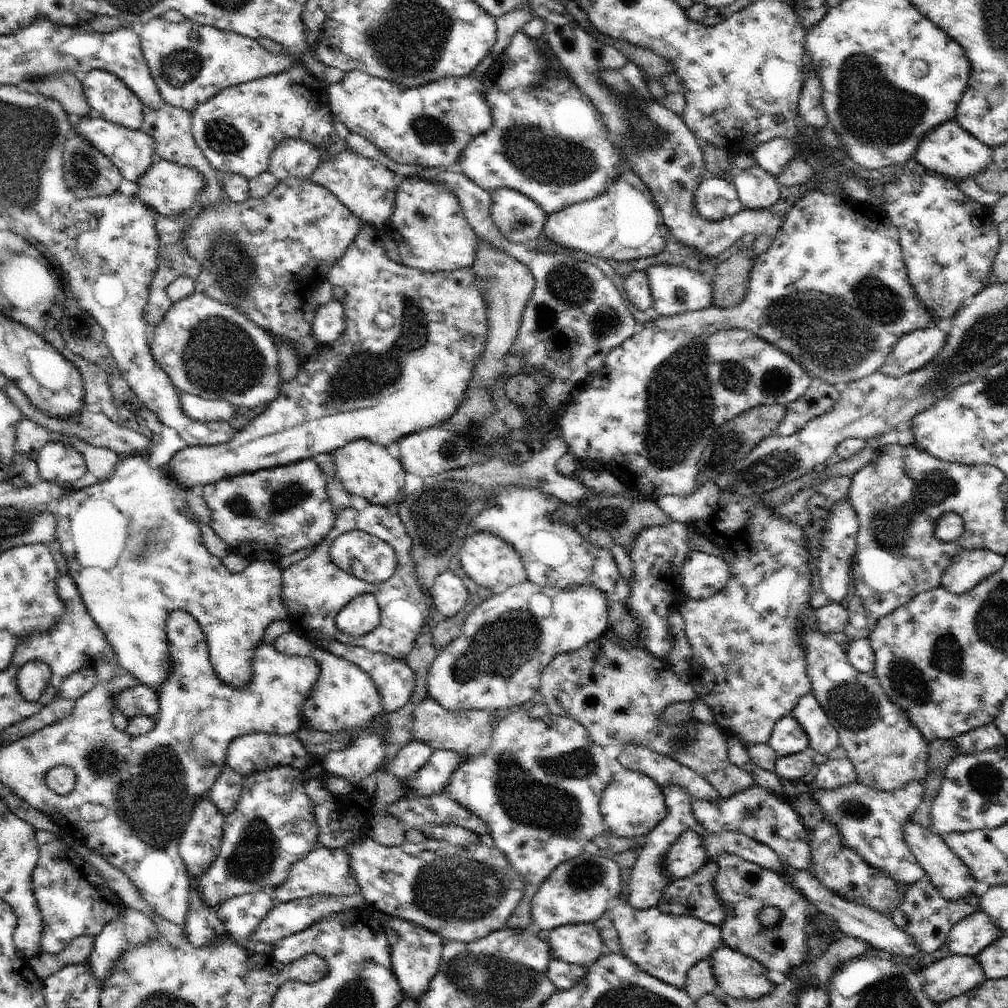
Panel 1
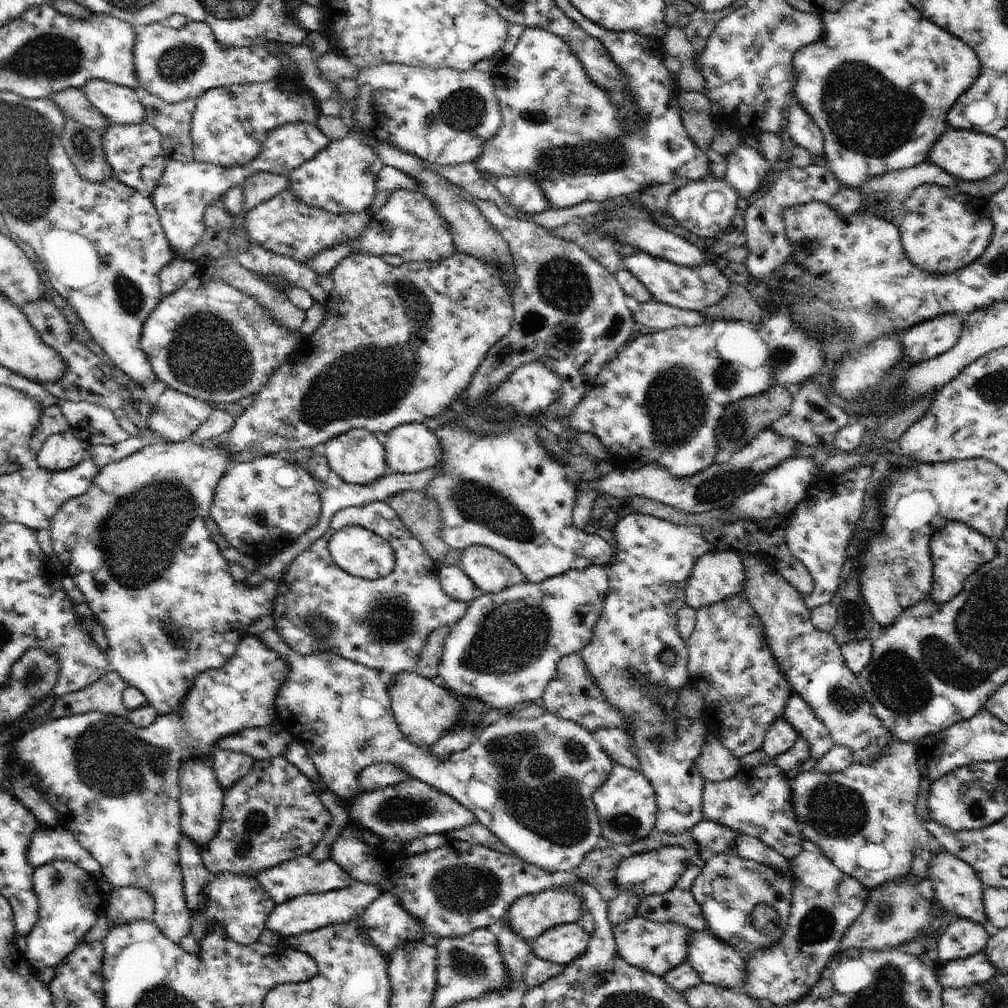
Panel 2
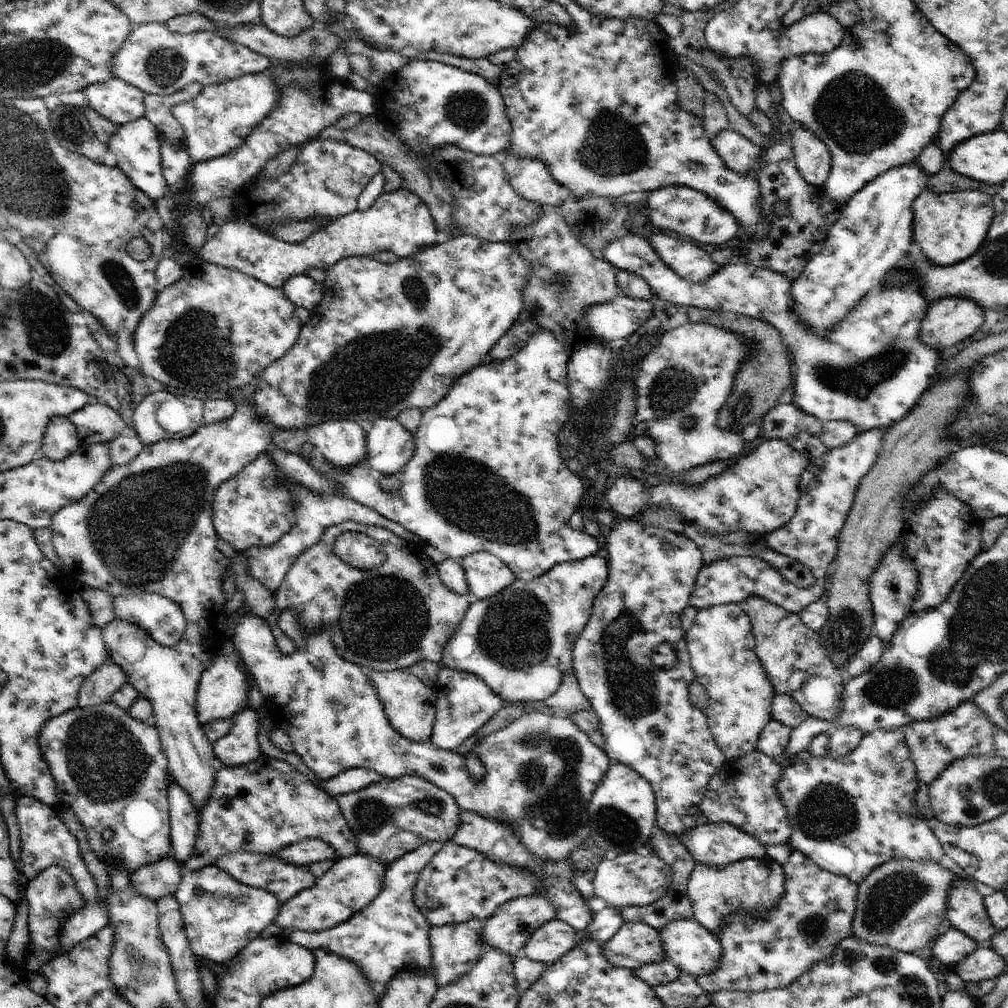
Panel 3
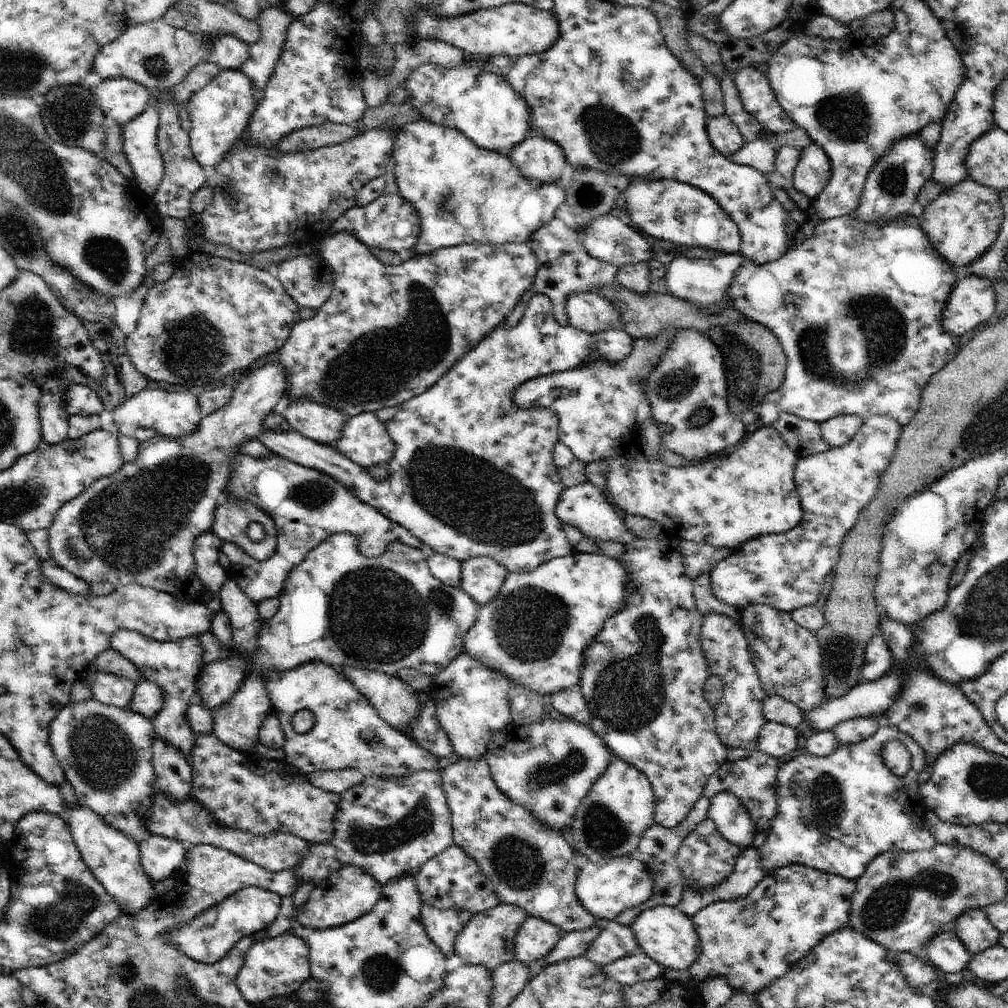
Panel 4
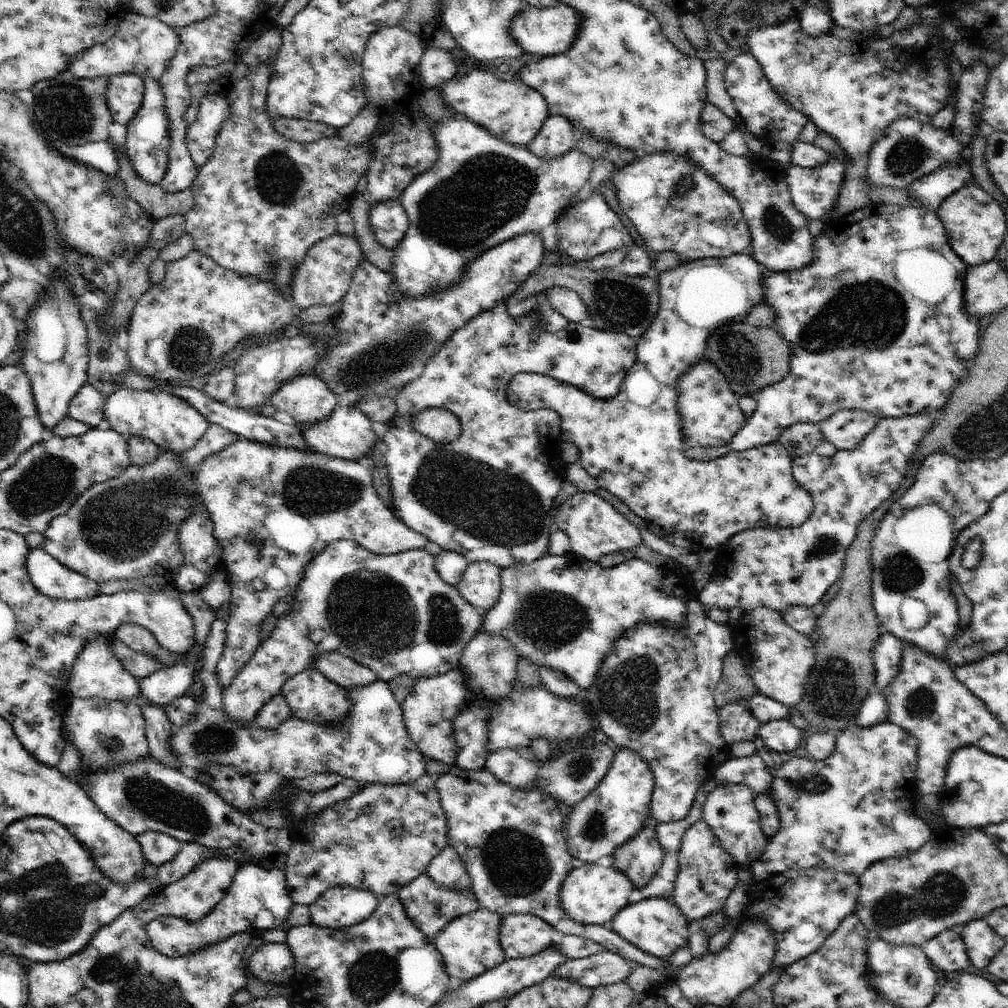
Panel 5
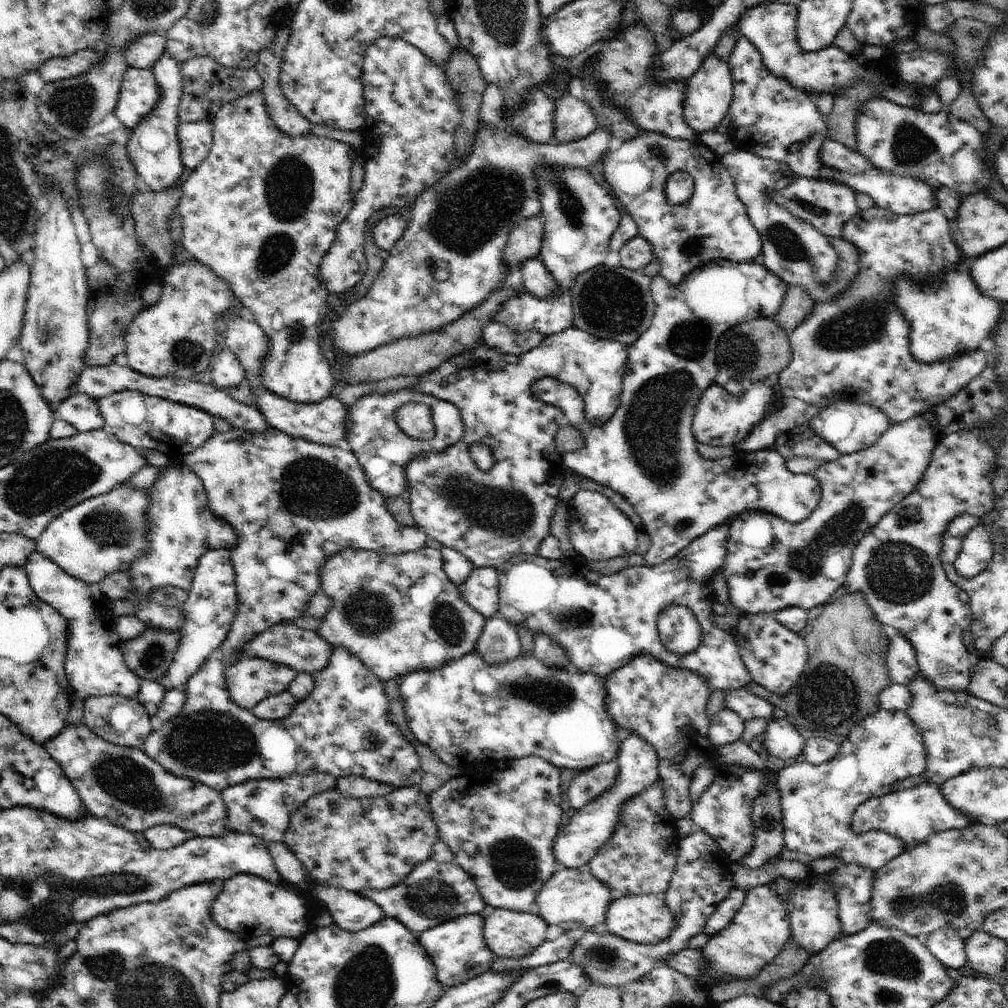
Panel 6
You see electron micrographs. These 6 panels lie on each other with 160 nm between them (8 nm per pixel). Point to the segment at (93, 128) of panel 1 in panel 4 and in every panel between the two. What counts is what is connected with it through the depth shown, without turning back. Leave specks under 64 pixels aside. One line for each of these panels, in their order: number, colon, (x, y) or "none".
2: (134, 151)
3: (137, 145)
4: (140, 141)

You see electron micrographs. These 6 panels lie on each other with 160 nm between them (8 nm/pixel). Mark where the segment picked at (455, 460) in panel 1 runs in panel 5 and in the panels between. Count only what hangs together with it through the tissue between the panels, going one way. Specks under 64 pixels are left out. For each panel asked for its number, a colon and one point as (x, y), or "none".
2: (410, 448)
3: (390, 446)
4: (365, 440)
5: (347, 433)

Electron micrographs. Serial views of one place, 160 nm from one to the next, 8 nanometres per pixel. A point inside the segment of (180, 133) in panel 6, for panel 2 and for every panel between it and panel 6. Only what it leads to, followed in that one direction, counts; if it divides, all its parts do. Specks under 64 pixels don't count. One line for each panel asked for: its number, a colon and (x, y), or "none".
2: (229, 125)
3: (216, 122)
4: (219, 114)
5: (201, 136)

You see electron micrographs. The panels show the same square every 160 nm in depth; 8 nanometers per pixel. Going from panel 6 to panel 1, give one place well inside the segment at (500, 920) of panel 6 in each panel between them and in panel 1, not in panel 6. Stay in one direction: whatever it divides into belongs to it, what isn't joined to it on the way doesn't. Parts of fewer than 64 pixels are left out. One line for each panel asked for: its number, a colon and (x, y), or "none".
1: (580, 944)
2: (562, 944)
3: (553, 940)
4: (536, 937)
5: (521, 936)

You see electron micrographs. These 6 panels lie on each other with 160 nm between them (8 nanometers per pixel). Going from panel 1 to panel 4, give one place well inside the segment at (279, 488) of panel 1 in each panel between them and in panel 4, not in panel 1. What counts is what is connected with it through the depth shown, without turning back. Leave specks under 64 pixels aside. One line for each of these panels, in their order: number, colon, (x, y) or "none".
2: (260, 506)
3: (254, 508)
4: (237, 521)

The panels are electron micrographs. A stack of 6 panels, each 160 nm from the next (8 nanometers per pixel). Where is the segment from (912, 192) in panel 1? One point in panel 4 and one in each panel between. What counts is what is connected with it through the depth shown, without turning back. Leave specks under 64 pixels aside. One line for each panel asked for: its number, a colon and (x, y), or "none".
2: (942, 230)
3: (949, 227)
4: (961, 224)

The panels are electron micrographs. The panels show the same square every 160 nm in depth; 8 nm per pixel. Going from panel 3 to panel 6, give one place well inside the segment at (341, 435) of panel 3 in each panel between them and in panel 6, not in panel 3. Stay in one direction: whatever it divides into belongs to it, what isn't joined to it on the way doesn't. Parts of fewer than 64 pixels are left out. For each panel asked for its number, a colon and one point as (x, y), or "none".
4: (322, 424)
5: (307, 399)
6: (261, 210)

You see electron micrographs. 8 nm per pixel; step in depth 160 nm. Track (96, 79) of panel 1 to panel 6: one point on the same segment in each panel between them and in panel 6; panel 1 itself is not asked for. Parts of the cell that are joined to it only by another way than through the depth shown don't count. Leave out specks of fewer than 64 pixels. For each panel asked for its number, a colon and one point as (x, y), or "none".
2: (121, 105)
3: (119, 102)
4: (121, 100)
5: (125, 95)
6: (139, 93)

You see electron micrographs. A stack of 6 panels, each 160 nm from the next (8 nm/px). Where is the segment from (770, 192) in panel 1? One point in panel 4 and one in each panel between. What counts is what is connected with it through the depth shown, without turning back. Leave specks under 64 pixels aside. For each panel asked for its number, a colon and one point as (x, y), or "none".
2: (746, 169)
3: (739, 154)
4: (725, 137)

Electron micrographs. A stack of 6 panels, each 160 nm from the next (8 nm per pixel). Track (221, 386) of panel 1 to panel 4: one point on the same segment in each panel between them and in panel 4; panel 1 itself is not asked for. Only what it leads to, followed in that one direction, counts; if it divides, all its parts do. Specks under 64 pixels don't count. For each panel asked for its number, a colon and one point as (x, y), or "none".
2: (208, 340)
3: (215, 329)
4: (213, 317)

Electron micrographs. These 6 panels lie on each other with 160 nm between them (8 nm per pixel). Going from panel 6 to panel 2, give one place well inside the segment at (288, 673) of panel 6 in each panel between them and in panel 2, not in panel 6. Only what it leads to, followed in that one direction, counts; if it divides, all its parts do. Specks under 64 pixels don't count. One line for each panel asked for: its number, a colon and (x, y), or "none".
2: (384, 624)
3: (388, 618)
4: (387, 613)
5: (394, 614)

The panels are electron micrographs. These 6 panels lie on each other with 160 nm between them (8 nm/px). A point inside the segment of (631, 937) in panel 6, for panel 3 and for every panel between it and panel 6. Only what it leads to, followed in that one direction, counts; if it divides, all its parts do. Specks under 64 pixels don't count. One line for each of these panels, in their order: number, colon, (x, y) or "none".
3: (691, 947)
4: (669, 936)
5: (656, 925)

